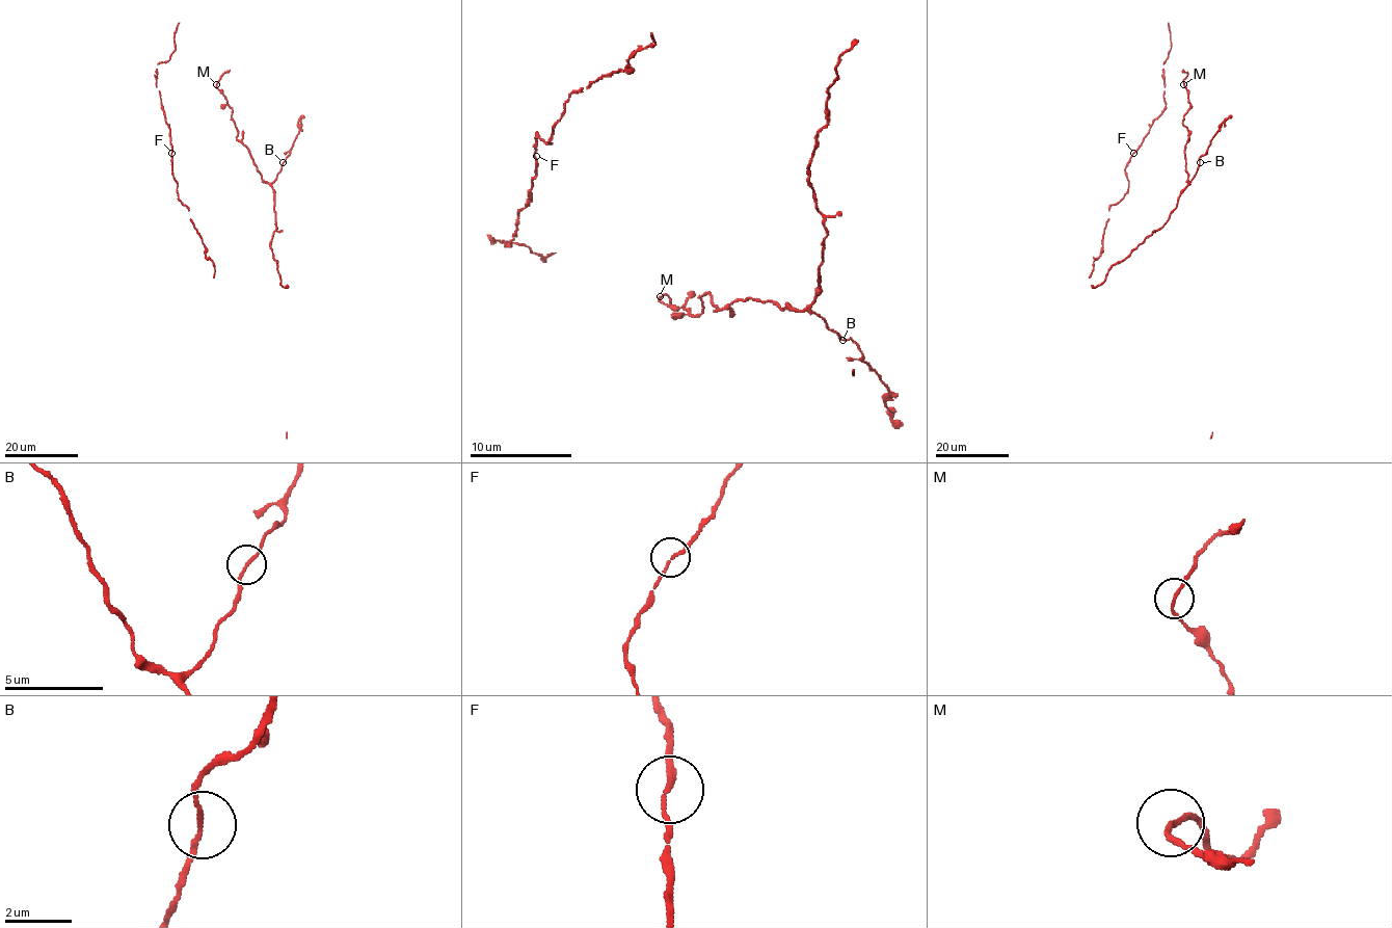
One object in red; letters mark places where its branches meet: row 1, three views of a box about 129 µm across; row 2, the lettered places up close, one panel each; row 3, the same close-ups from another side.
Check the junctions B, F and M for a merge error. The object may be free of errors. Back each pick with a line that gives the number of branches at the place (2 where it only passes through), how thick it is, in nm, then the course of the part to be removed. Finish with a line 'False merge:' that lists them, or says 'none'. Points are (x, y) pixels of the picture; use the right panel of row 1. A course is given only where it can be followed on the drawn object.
False merge: none

